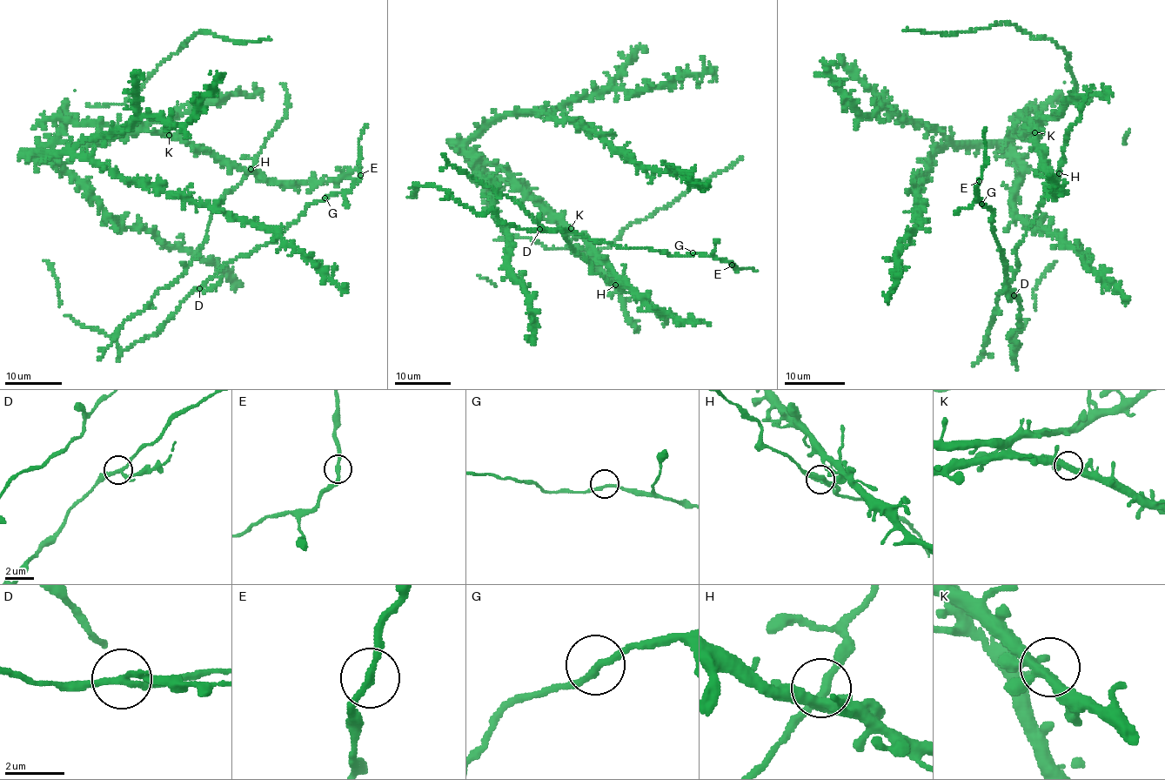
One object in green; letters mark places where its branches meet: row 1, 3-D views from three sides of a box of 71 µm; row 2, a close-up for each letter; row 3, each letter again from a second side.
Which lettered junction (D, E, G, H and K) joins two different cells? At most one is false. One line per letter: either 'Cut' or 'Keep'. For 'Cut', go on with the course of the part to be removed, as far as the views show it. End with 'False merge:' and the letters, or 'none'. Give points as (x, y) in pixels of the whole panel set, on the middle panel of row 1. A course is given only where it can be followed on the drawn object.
D: Cut. Course of the part to remove: (539, 230), (567, 230)
E: Keep
G: Keep
H: Keep
K: Keep
False merge: D

